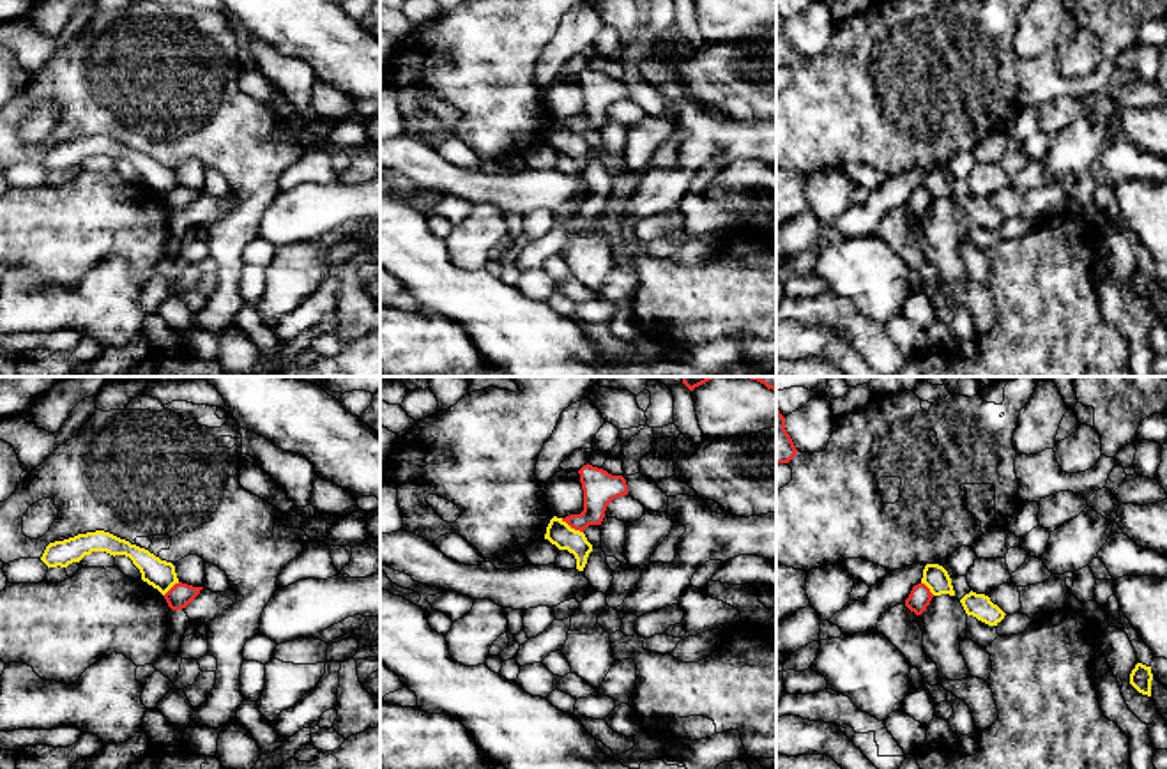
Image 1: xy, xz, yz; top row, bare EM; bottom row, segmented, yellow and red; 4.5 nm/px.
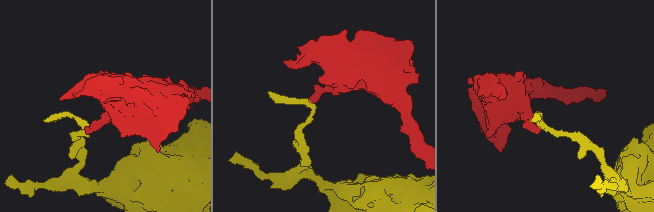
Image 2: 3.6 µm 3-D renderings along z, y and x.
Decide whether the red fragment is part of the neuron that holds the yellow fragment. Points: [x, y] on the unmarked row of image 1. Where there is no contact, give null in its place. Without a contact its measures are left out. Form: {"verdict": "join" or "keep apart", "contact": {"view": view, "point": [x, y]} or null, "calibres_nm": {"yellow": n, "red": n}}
{"verdict": "keep apart", "contact": {"view": "xz", "point": [570, 131]}, "calibres_nm": {"yellow": 110, "red": 160}}

